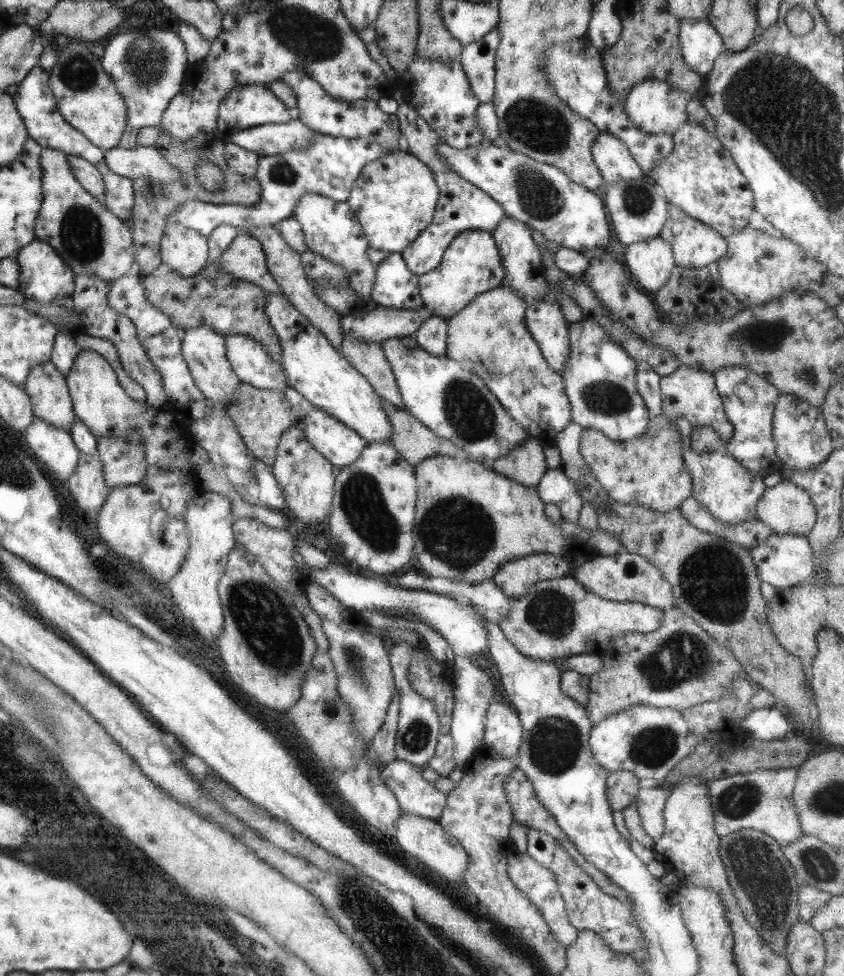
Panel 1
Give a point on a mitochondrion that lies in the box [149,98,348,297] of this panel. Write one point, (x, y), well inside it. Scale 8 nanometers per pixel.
(281, 173)

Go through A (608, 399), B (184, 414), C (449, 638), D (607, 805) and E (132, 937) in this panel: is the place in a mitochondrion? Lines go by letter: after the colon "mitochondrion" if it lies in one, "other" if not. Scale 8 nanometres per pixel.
A: mitochondrion
B: other
C: other
D: other
E: other

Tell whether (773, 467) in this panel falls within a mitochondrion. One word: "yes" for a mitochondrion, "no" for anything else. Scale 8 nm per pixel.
no

